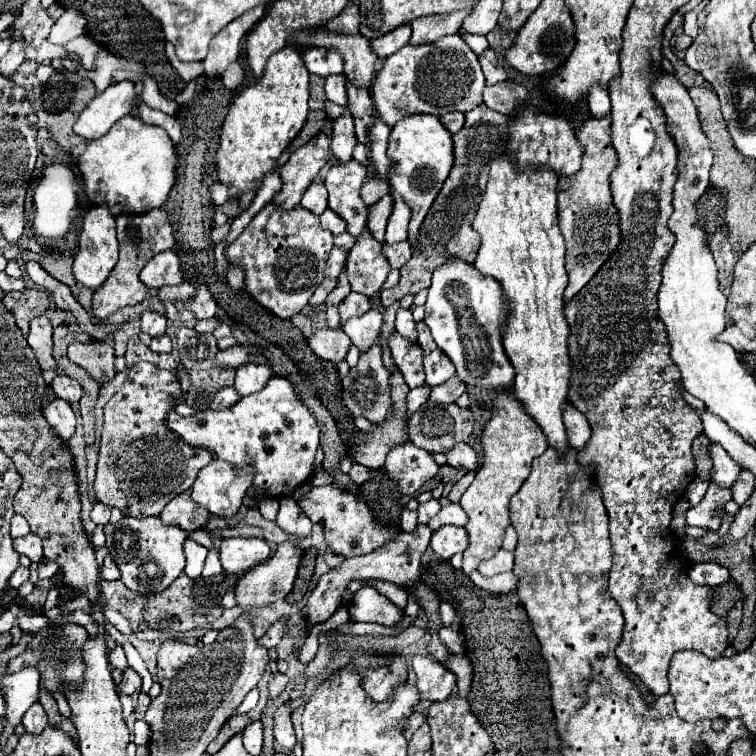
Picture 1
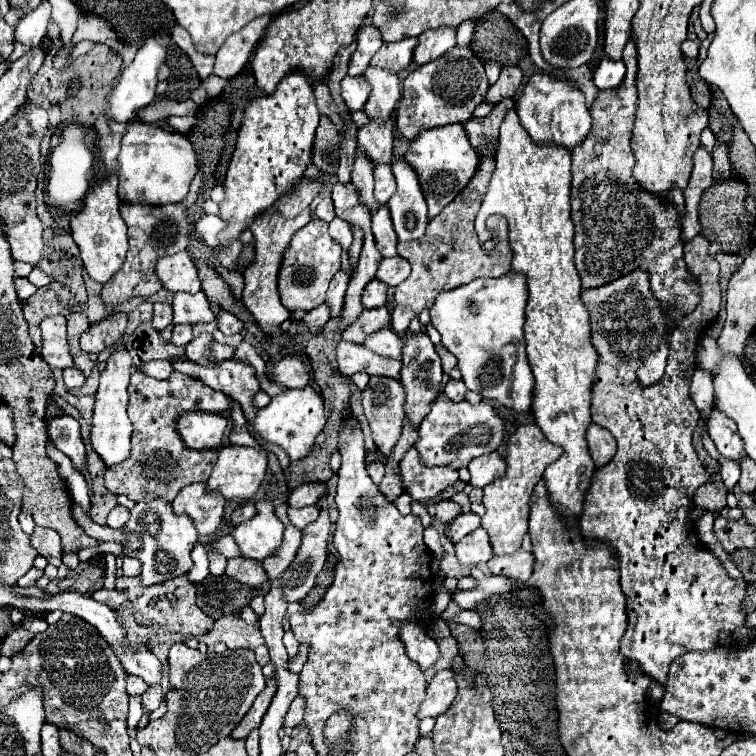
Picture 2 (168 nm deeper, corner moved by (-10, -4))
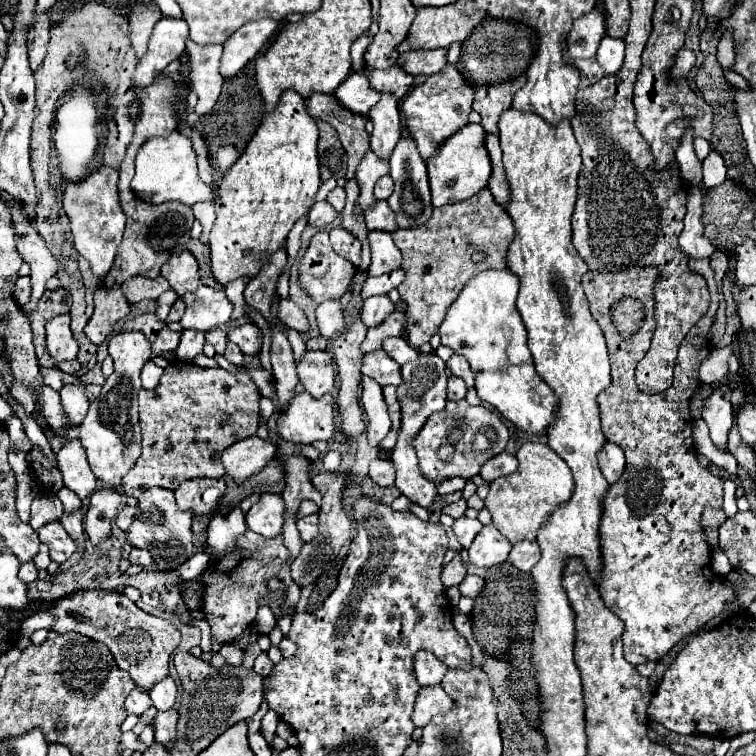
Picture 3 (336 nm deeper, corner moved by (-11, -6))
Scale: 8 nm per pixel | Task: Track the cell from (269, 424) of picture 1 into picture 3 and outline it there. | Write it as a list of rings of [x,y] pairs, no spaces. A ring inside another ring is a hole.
[[[304,392],[298,394],[290,408],[280,412],[278,436],[298,444],[312,444],[316,440],[332,440],[334,438],[334,400],[330,394],[322,398],[314,398]]]

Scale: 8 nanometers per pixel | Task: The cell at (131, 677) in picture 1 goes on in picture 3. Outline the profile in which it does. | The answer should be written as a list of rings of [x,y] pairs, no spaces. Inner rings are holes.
[[[176,710],[158,712],[156,718],[154,718],[156,740],[162,742],[164,746],[174,746],[174,740],[176,740],[176,722],[178,722],[178,712]]]

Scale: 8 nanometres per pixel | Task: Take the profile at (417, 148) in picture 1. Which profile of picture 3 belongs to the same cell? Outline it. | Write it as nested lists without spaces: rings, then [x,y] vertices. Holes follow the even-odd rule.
[[[466,124],[452,138],[448,138],[438,154],[428,162],[428,176],[432,188],[432,206],[444,206],[452,202],[460,202],[472,198],[476,192],[488,186],[488,178],[492,174],[490,156],[484,146],[484,128],[480,124]]]

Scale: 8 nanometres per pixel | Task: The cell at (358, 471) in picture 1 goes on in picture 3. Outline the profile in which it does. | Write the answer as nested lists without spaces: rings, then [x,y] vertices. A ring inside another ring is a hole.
[[[378,458],[370,464],[370,478],[378,486],[394,486],[396,480],[396,468],[388,458]]]

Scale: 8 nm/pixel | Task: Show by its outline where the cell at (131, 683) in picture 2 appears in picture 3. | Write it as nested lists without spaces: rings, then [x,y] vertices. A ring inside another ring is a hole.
[[[134,688],[134,690],[130,692],[130,696],[126,698],[126,702],[124,702],[126,712],[128,712],[128,714],[136,714],[136,716],[144,714],[144,712],[146,712],[150,706],[152,706],[150,696],[148,696],[146,692],[138,690],[138,688]]]

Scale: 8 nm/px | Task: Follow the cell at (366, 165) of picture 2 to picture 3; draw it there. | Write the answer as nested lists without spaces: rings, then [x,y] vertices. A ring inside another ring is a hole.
[[[378,200],[374,208],[366,210],[364,218],[366,218],[368,230],[384,230],[384,232],[398,230],[396,220],[394,220],[394,214],[392,214],[388,202],[384,202],[384,200]]]

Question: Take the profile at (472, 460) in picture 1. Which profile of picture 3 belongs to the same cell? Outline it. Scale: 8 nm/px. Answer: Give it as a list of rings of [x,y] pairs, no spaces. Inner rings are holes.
[[[502,452],[502,454],[490,458],[490,460],[482,466],[480,476],[482,476],[486,482],[492,482],[492,480],[496,480],[496,478],[500,478],[500,476],[512,474],[512,472],[516,470],[516,466],[518,466],[516,456],[514,456],[514,454],[508,454],[508,452]]]

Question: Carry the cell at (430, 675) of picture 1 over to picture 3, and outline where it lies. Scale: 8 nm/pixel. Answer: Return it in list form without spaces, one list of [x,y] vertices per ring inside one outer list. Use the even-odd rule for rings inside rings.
[[[426,686],[420,688],[412,712],[412,722],[414,726],[424,728],[434,716],[446,714],[452,710],[452,698],[440,688],[440,686]]]

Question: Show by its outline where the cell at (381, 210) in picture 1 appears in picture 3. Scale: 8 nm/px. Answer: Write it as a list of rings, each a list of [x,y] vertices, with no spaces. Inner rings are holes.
[[[368,232],[368,242],[370,242],[370,252],[372,252],[372,262],[368,266],[368,276],[380,276],[392,270],[398,270],[402,264],[402,254],[392,242],[390,232]]]

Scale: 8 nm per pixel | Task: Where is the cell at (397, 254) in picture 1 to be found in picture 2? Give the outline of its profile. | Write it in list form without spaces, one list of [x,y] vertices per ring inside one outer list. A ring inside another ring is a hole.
[[[393,256],[393,258],[383,258],[377,270],[377,278],[389,286],[397,286],[401,284],[411,272],[411,266],[405,258],[401,256]]]

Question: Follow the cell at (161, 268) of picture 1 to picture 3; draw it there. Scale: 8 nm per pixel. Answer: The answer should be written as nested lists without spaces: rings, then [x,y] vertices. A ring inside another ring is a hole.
[[[184,250],[178,256],[172,256],[164,266],[162,266],[162,274],[164,278],[170,282],[172,290],[182,296],[186,292],[196,292],[198,284],[200,284],[200,276],[198,276],[198,262],[196,258]]]

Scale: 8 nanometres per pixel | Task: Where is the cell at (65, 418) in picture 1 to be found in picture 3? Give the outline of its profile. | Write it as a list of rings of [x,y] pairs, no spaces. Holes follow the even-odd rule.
[[[70,440],[56,454],[56,464],[64,474],[64,486],[70,488],[82,502],[92,496],[96,478],[88,466],[88,458],[78,440]]]

